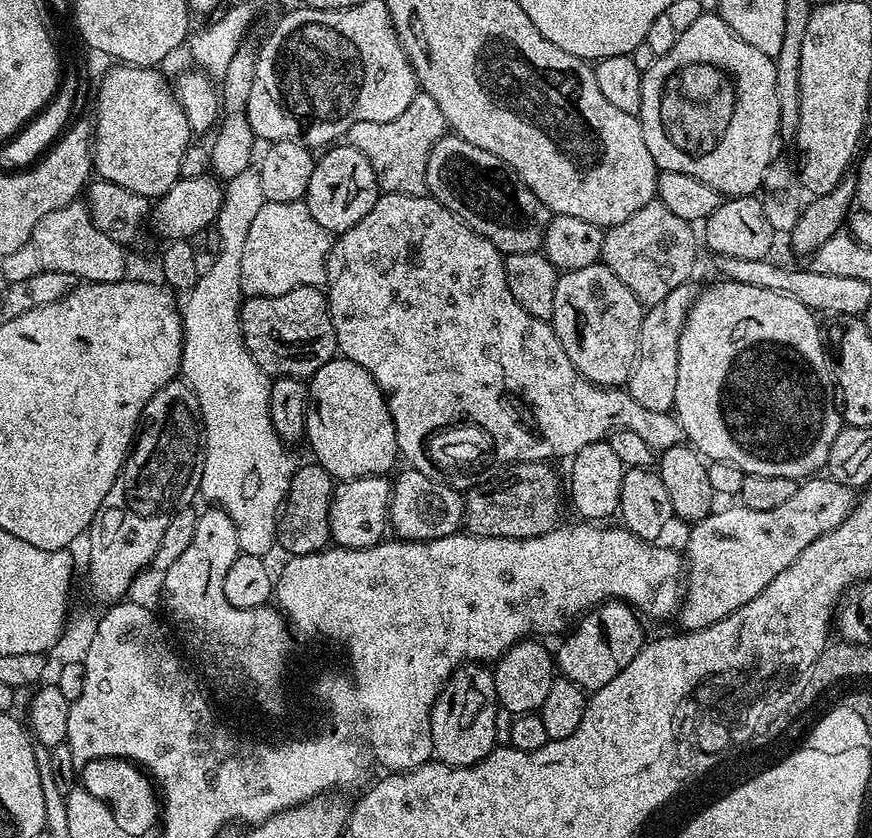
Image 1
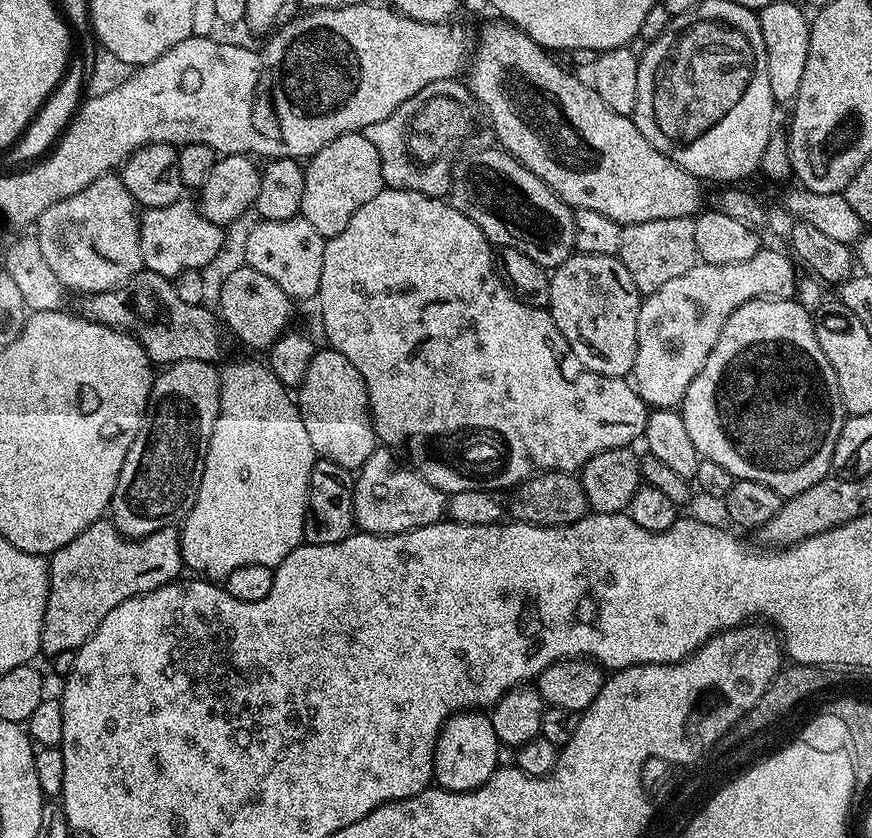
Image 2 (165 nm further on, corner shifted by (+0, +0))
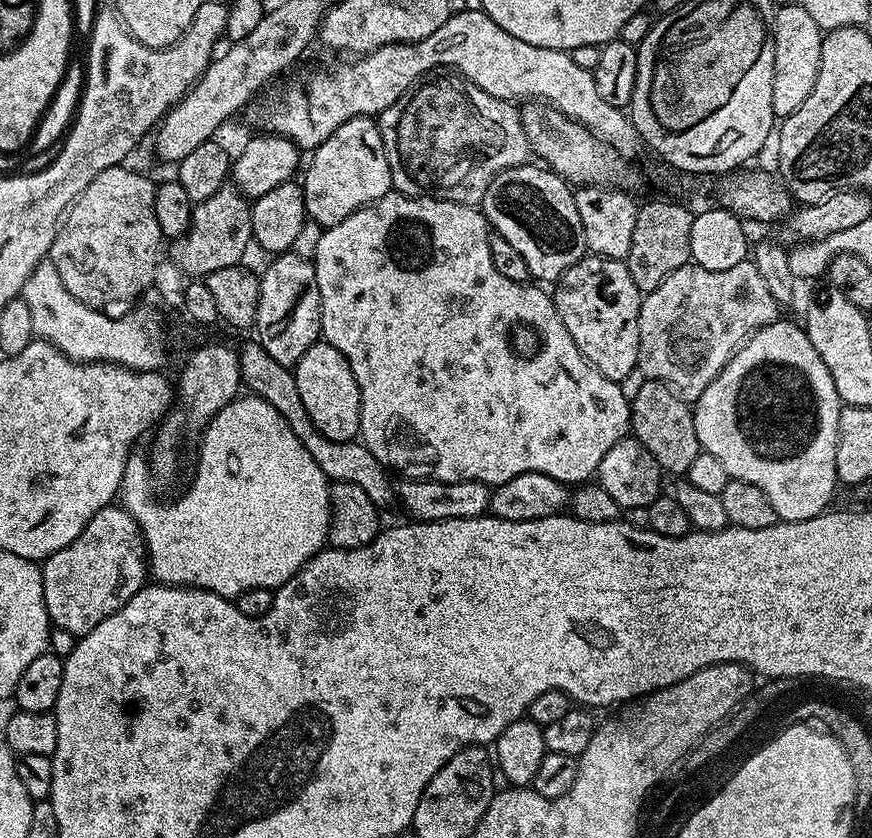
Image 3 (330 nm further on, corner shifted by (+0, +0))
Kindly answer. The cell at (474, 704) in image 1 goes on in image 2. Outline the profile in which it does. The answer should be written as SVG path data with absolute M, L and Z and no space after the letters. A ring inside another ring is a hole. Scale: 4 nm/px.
M461 710L442 726L432 755L432 774L439 787L451 792L473 792L496 773L502 745L494 734L491 715L480 710Z

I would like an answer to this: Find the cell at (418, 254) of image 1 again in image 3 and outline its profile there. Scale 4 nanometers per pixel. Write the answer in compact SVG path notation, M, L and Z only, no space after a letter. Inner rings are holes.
M389 194L381 200L377 200L374 204L367 204L365 208L359 208L354 214L350 214L342 222L338 222L334 226L323 229L318 238L318 250L314 257L316 266L316 277L318 278L318 294L320 295L320 331L323 339L330 346L334 346L334 350L338 350L338 354L342 354L342 358L346 358L346 362L350 362L350 370L354 374L354 378L358 382L358 390L360 391L360 435L359 439L368 447L370 454L374 454L374 458L378 458L380 463L389 469L397 468L404 478L427 478L430 480L440 480L443 484L453 484L459 480L477 480L489 486L495 486L502 482L510 482L510 478L518 478L518 474L530 474L537 472L538 474L546 474L550 478L554 478L558 482L562 482L566 486L580 486L585 482L591 481L596 476L598 466L602 462L602 458L606 458L606 450L610 450L610 446L614 446L614 442L625 439L629 435L630 425L632 423L632 409L630 407L629 397L624 396L624 392L617 381L611 384L604 384L604 392L600 392L600 396L592 396L592 392L588 392L588 388L560 388L560 384L556 384L556 388L552 388L552 384L544 384L544 372L552 372L552 368L544 368L544 364L552 364L552 356L564 356L564 352L568 352L568 348L572 348L572 344L568 344L570 334L566 330L566 326L562 326L562 318L558 318L558 310L556 309L555 299L551 295L548 296L535 283L519 284L518 282L510 282L510 278L502 278L502 274L498 274L498 270L494 270L494 261L490 259L490 246L488 245L488 237L490 229L488 220L479 207L471 204L459 204L453 200L433 200L431 196L402 196L399 194ZM516 320L528 320L534 322L540 330L542 330L542 340L544 340L544 348L542 352L524 352L516 346L516 340L510 344L506 344L506 328L516 322Z

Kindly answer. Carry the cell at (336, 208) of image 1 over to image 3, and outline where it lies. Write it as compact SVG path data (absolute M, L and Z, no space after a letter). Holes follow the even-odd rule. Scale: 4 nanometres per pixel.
M359 116L350 118L350 122L342 122L326 142L322 142L311 153L312 161L303 169L304 180L304 205L308 211L307 219L320 225L321 229L334 226L342 222L350 214L354 214L359 208L365 208L367 204L374 204L393 191L392 175L390 174L390 162L386 162L386 146L382 142L379 123L371 116Z

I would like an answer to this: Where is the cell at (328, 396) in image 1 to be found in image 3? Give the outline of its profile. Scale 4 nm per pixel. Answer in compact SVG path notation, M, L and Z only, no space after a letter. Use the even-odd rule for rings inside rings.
M318 342L310 346L306 354L302 354L300 361L294 365L294 371L298 382L298 394L302 398L302 406L306 406L306 414L310 414L310 422L314 422L314 426L318 426L318 430L334 442L357 439L360 435L360 391L358 382L350 370L350 362L346 362L346 358L342 358L342 354L334 350L334 346Z

